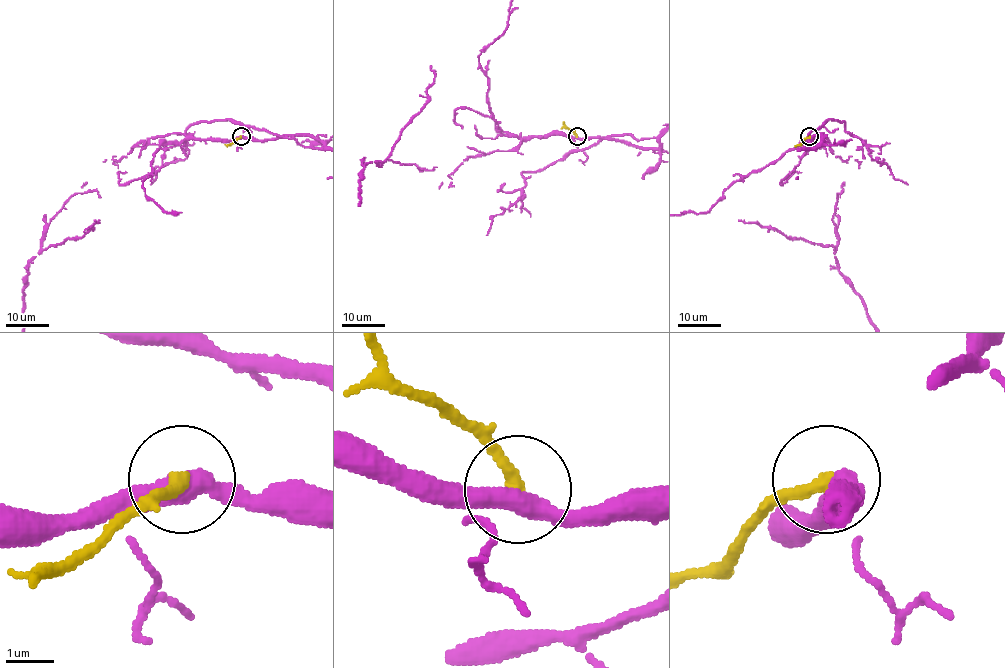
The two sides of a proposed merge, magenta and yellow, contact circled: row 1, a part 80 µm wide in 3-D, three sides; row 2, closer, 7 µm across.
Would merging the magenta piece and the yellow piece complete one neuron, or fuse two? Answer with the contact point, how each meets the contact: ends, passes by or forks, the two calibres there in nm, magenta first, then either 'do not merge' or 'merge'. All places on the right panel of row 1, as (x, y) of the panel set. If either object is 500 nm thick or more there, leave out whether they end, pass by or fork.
place (809, 136); magenta passes by; yellow ends; calibres 440 and 280 nm; do not merge

